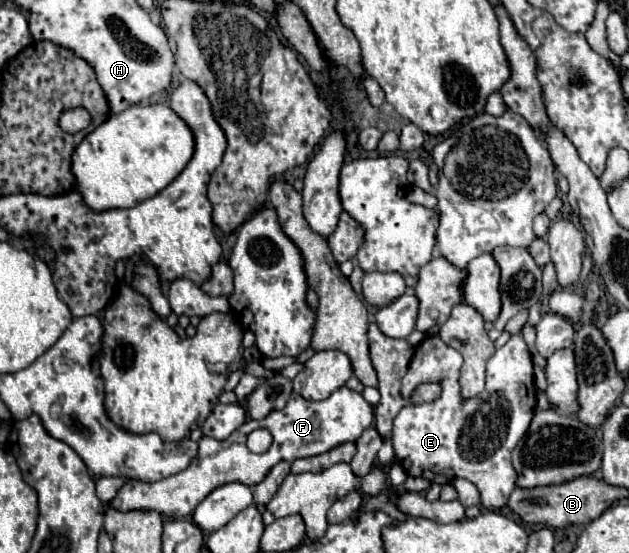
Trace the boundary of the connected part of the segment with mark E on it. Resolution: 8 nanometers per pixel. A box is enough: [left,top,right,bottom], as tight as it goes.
[392,331,536,509]

